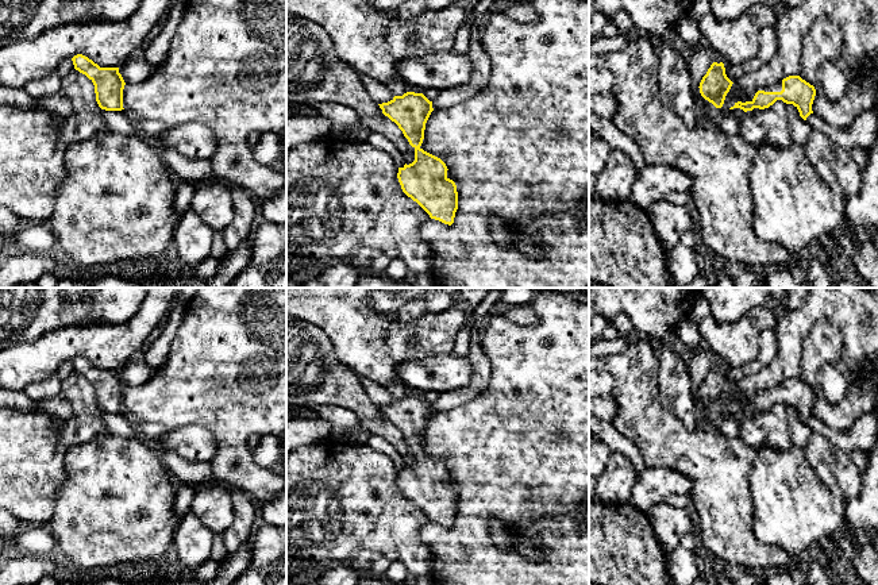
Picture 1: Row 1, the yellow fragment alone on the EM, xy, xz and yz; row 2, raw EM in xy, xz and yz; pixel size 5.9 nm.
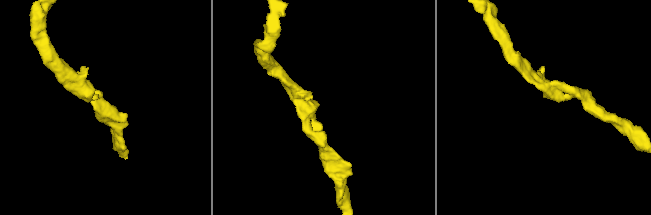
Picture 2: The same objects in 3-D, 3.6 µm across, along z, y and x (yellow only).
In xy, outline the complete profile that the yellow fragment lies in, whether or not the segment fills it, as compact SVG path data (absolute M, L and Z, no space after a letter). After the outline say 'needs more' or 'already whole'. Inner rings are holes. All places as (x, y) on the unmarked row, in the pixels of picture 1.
M82 357L72 361L74 372L85 377L95 388L96 404L101 412L122 413L124 382L119 370L100 370Z; already whole

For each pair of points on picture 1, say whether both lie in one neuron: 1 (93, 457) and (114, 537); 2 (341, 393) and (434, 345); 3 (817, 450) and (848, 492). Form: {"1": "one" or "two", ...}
{"1": "one", "2": "two", "3": "one"}

